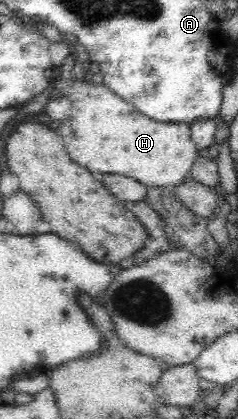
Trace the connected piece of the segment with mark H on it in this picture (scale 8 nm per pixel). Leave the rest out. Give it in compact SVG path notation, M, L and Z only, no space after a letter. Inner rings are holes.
M68 55L59 78L52 83L55 95L72 101L70 116L60 122L57 134L63 139L70 157L91 172L131 176L148 189L179 186L192 169L198 155L187 123L156 122L127 104L104 84L79 81L71 75L75 56Z

